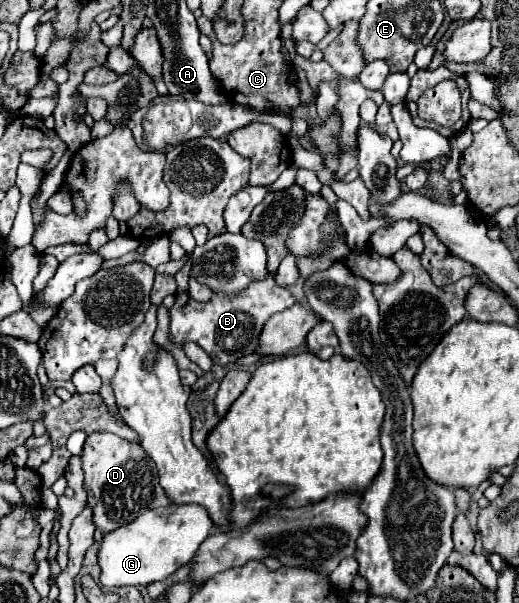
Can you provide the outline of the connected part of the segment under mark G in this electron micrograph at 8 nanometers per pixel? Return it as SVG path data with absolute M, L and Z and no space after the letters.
M178 506L154 508L138 516L134 522L108 532L100 546L100 582L104 586L146 586L156 580L164 580L182 564L188 564L200 544L210 536L214 522L202 506Z

